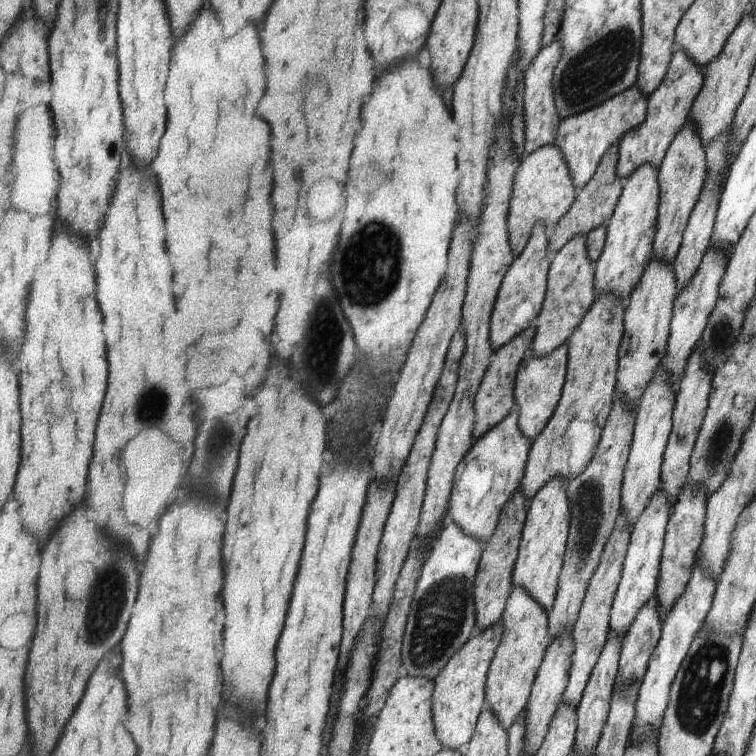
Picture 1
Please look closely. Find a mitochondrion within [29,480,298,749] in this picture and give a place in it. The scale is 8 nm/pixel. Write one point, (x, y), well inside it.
(101, 625)

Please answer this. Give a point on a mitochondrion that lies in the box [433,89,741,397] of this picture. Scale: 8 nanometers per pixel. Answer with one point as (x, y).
(718, 337)

